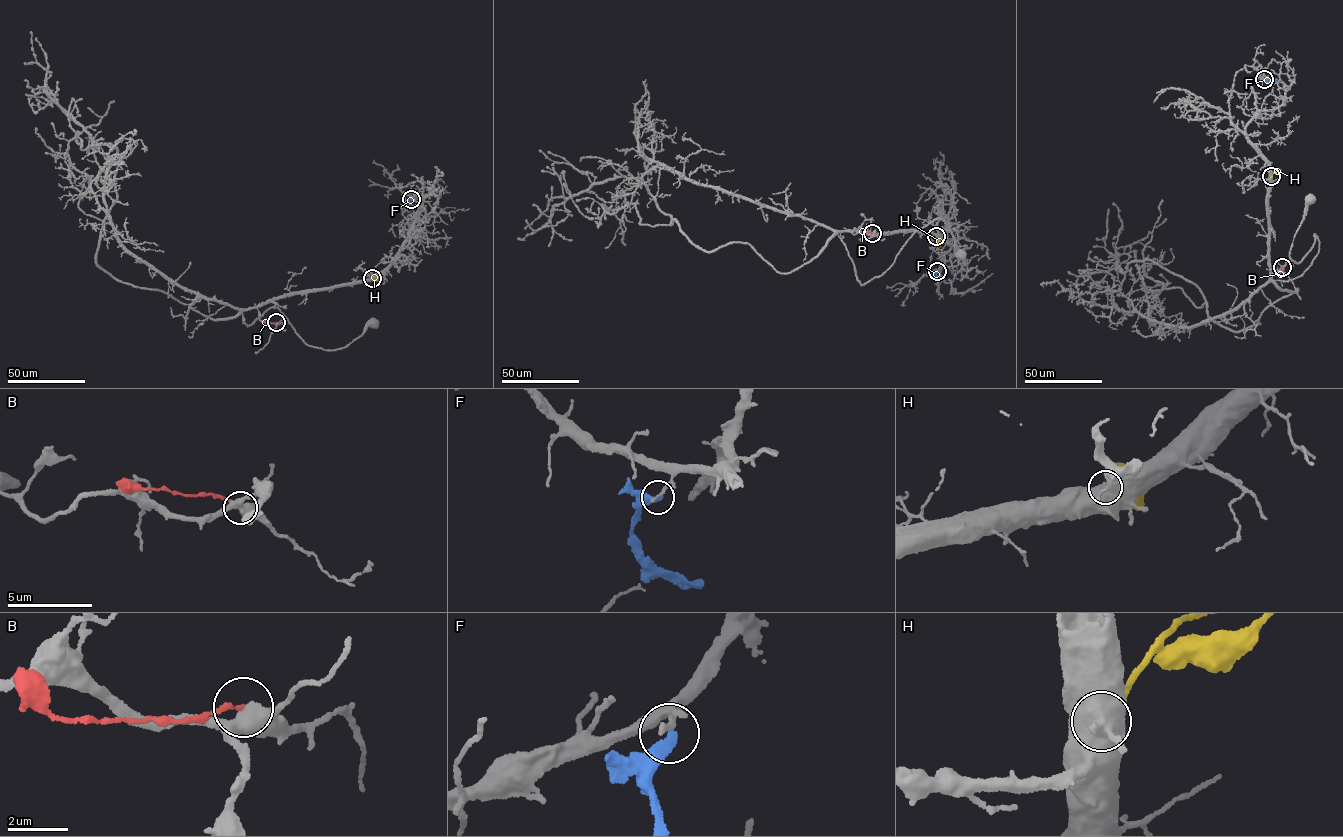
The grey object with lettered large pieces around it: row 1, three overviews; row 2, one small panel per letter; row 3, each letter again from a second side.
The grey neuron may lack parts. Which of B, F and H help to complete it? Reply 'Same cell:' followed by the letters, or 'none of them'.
Same cell: none of them

